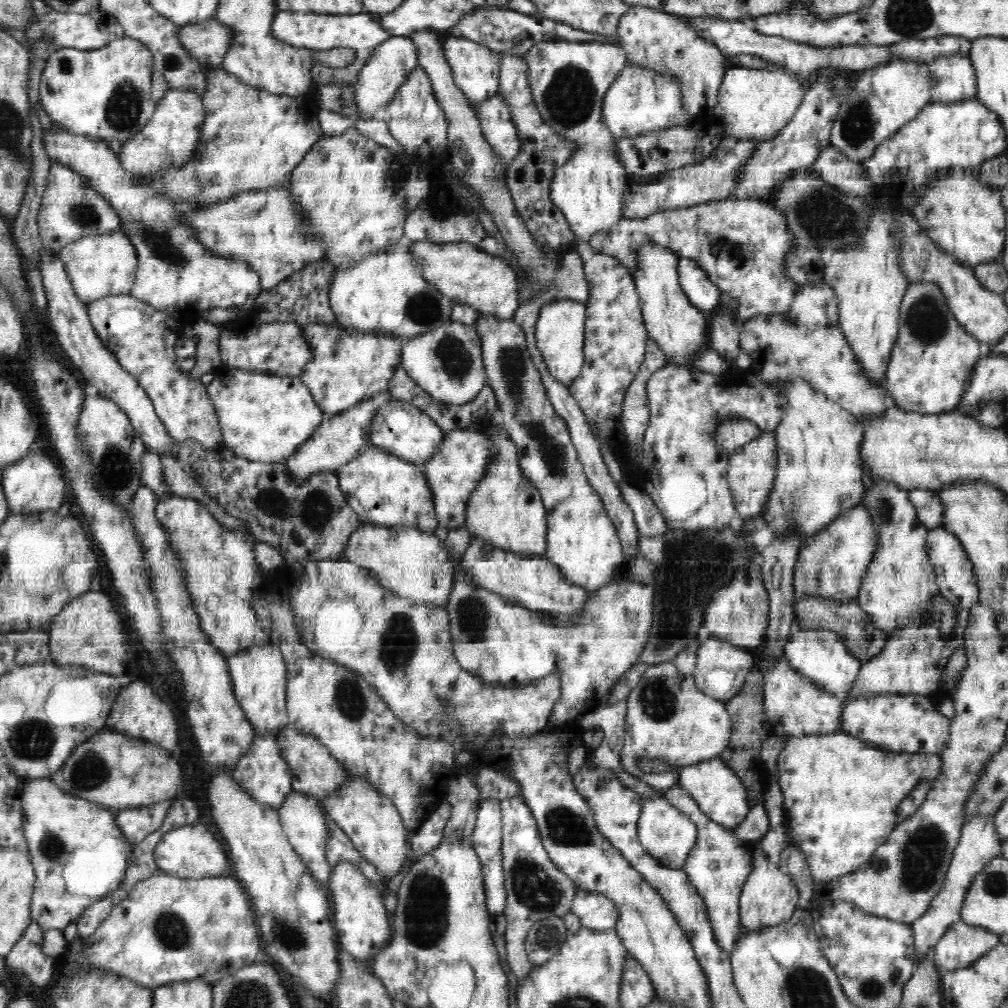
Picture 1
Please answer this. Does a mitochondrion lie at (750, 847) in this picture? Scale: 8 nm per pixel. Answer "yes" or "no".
no

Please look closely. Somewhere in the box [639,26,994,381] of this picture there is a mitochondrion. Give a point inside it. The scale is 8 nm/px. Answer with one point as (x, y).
(828, 218)

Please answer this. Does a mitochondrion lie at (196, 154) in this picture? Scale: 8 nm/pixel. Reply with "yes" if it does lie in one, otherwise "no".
no

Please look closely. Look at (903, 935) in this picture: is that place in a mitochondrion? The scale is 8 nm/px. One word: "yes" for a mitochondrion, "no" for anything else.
no

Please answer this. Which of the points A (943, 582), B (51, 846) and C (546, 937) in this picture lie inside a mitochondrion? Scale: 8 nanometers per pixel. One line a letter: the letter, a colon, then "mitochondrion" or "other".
A: other
B: mitochondrion
C: mitochondrion

